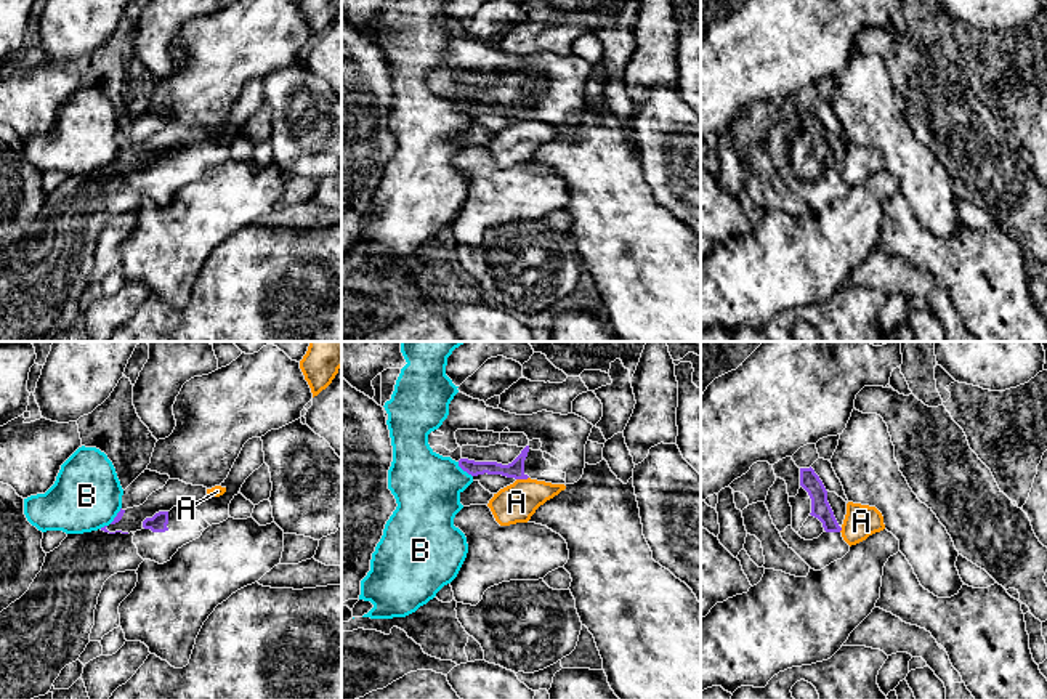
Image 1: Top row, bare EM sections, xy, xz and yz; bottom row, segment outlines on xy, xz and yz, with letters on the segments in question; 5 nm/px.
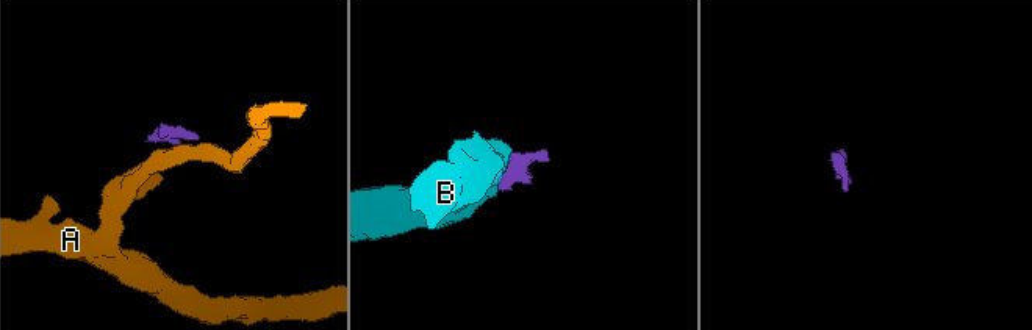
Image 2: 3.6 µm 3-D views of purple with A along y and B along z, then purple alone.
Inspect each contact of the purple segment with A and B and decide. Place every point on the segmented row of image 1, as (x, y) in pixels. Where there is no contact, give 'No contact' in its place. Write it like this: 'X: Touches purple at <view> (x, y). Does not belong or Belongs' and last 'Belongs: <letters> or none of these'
A: Touches purple at xz (521, 478). Does not belong
B: Touches purple at xz (464, 470). Does not belong
Belongs: none of these

